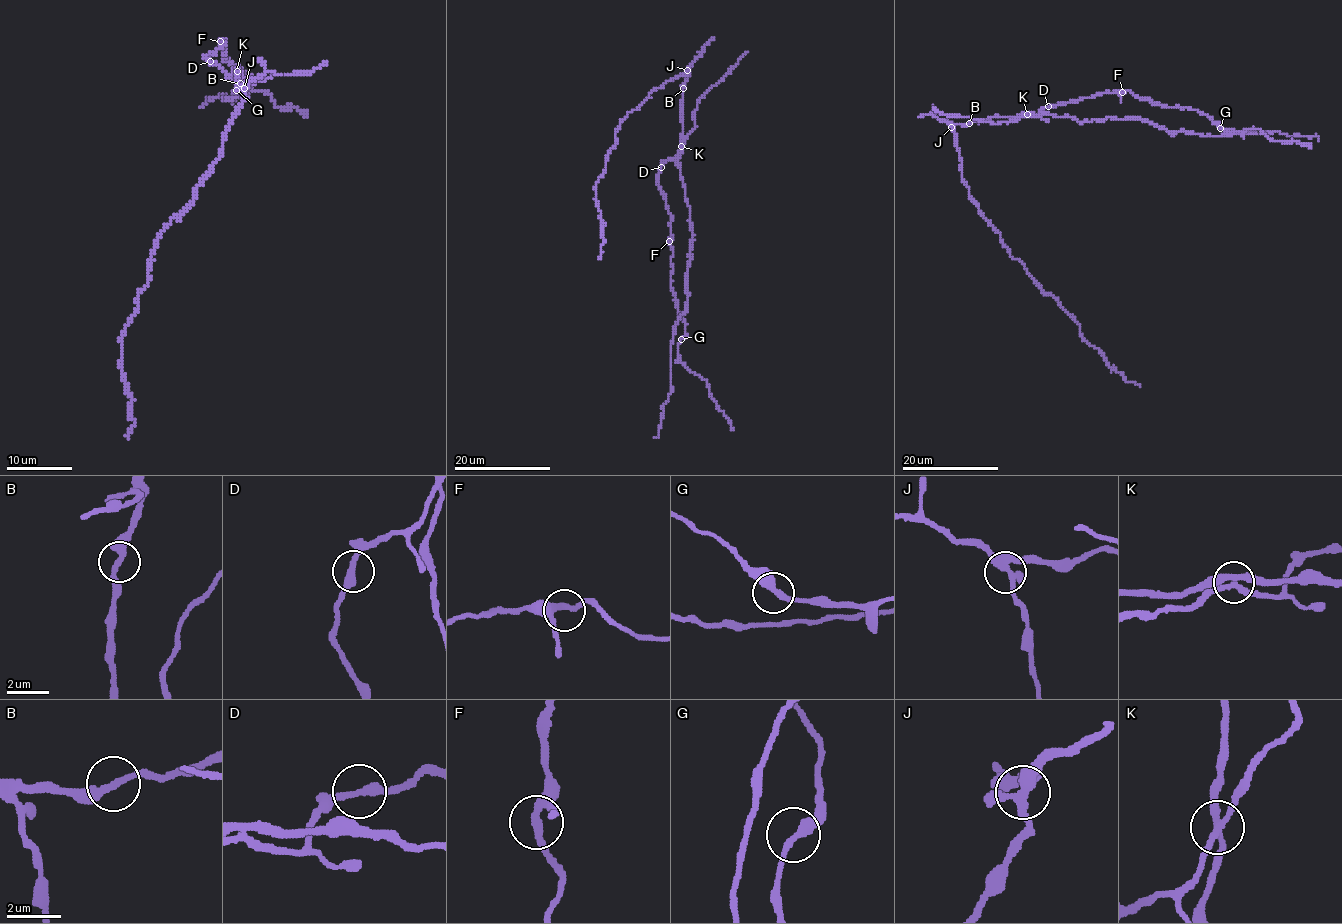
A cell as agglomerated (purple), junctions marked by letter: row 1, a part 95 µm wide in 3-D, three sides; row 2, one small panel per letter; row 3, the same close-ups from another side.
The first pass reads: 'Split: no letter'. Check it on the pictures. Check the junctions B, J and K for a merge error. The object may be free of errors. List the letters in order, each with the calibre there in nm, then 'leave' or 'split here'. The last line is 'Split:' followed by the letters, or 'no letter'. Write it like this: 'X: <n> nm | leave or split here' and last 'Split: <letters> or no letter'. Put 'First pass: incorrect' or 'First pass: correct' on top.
First pass: incorrect
B: 320 nm | leave
J: 360 nm | leave
K: 280 nm | split here
Split: K

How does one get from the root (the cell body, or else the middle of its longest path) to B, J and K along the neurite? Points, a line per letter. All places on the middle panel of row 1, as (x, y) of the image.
B: (682, 100), (683, 88)
J: (682, 100), (687, 70)
K: (682, 100), (681, 146)

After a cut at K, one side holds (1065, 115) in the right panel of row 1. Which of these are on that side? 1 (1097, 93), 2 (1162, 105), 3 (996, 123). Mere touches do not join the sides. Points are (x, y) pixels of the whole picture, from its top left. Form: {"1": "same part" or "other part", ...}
{"1": "other part", "2": "other part", "3": "other part"}

